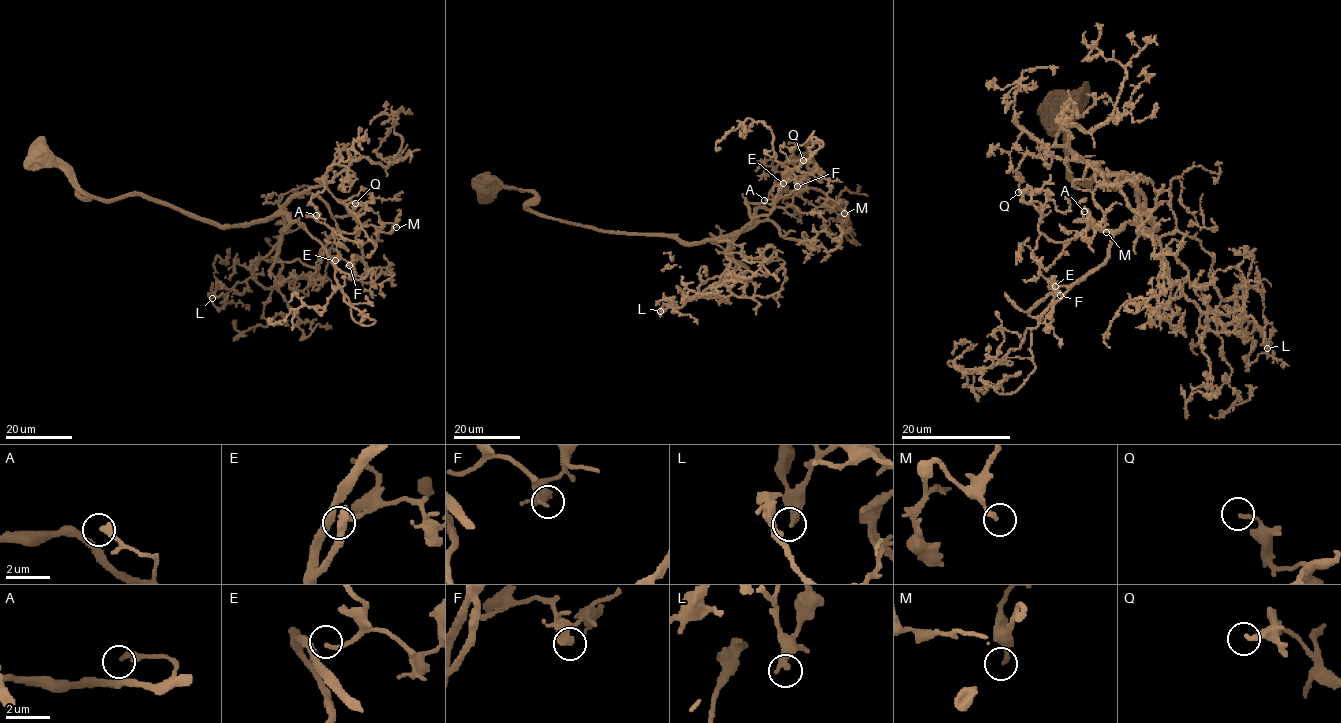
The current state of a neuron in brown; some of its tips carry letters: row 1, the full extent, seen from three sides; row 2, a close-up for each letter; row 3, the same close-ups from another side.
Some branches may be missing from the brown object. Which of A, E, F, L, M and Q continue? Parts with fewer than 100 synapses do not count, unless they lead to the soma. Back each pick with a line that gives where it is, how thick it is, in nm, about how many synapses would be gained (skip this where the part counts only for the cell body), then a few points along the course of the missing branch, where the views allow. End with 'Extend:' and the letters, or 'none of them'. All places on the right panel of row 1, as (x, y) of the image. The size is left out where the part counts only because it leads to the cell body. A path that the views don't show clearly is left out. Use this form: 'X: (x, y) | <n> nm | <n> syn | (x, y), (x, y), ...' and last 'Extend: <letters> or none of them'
Extend: none of them

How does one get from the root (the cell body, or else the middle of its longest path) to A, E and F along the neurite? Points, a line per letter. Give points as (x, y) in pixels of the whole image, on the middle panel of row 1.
A: (488, 182), (531, 191), (528, 207), (551, 217), (687, 242), (738, 232), (751, 220), (746, 203), (764, 200)
E: (488, 182), (551, 217), (687, 242), (738, 232), (783, 183)
F: (488, 182), (531, 191), (528, 207), (551, 217), (687, 242), (740, 231), (788, 169), (797, 186)

